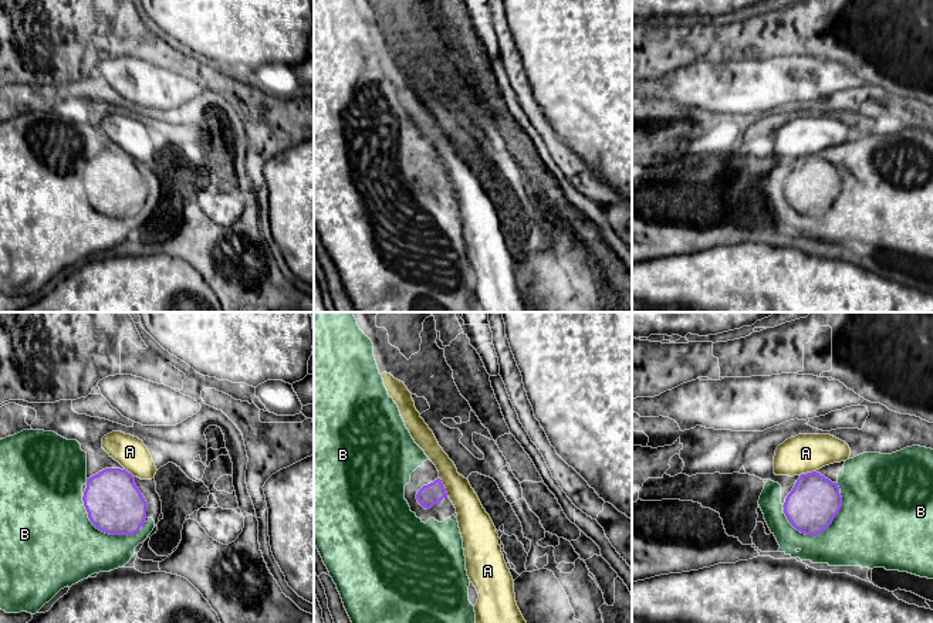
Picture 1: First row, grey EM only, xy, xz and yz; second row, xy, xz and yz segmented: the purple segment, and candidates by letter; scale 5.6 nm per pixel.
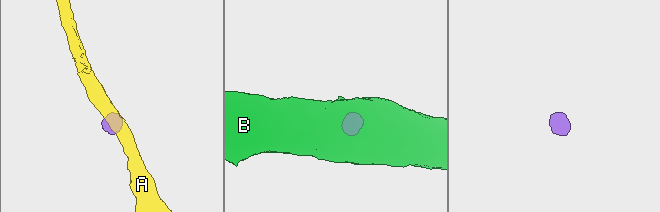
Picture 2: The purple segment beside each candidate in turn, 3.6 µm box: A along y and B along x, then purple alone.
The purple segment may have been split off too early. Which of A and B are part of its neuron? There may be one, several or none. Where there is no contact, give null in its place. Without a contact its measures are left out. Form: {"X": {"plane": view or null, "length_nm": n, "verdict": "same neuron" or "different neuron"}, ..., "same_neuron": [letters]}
{"A": {"plane": "xz", "length_nm": 120, "verdict": "different neuron"}, "B": {"plane": "yz", "length_nm": 360, "verdict": "same neuron"}, "same_neuron": ["B"]}

